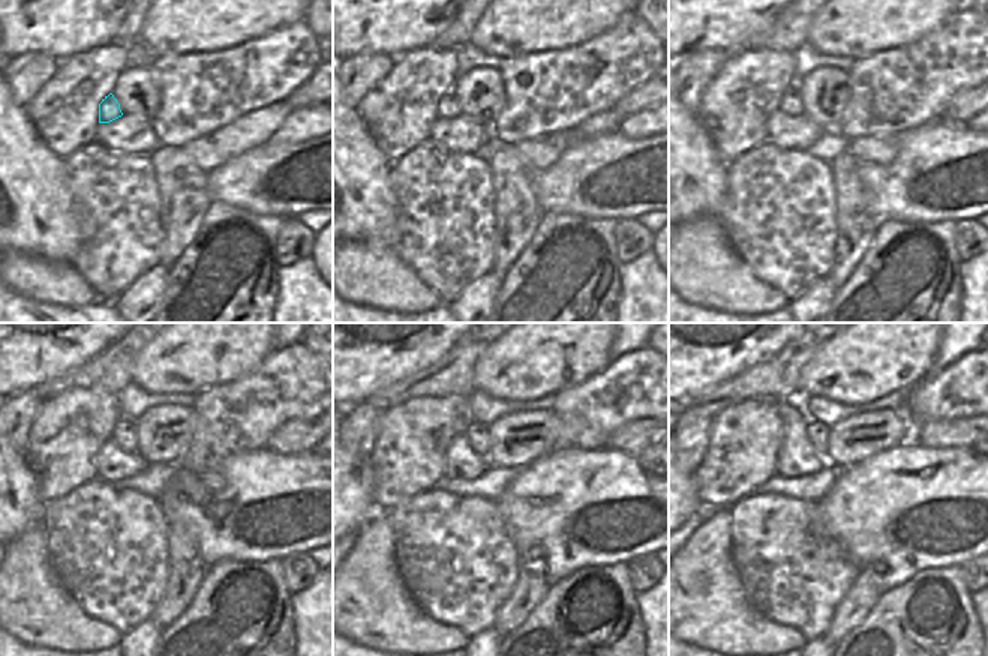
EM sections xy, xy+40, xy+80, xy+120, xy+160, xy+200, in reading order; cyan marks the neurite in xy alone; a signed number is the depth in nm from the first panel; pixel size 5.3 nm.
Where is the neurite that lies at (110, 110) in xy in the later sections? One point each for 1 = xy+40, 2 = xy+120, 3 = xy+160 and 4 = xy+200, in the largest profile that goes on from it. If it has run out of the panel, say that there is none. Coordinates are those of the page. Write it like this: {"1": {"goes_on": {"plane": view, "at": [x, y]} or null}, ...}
{"1": {"goes_on": {"plane": "xy+40", "at": [449, 105]}}, "2": {"goes_on": {"plane": "xy+120", "at": [123, 436]}}, "3": {"goes_on": {"plane": "xy+160", "at": [477, 434]}}, "4": {"goes_on": {"plane": "xy+200", "at": [817, 433]}}}

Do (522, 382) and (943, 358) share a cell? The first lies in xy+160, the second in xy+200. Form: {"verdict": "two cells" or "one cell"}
{"verdict": "two cells"}

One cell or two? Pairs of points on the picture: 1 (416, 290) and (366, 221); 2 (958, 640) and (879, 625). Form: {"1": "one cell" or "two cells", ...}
{"1": "two cells", "2": "one cell"}

